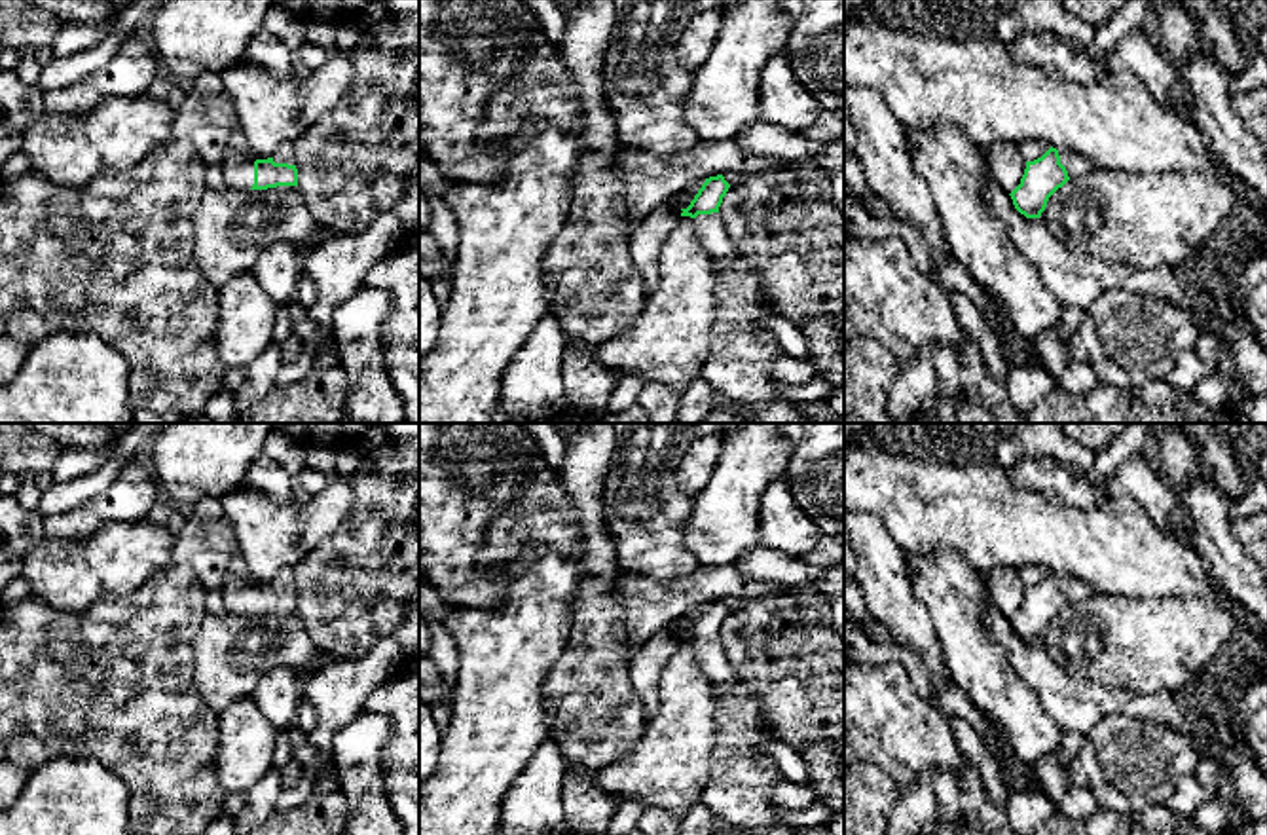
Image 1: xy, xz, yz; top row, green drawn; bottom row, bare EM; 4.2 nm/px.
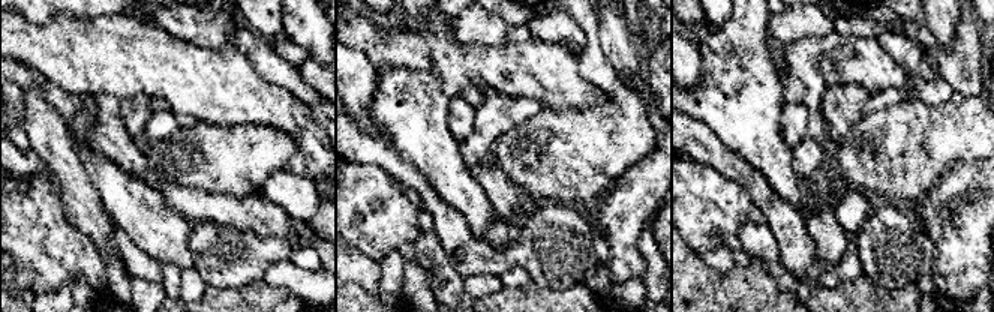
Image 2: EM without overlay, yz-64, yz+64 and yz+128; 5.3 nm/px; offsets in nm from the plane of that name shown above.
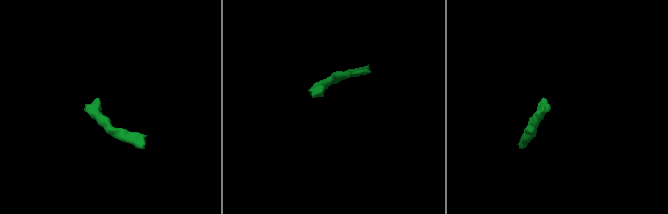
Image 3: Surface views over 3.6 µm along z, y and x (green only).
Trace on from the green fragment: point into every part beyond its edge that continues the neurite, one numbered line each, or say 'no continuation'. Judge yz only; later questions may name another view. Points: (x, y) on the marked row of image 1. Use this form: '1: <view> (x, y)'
1: yz (1078, 166)

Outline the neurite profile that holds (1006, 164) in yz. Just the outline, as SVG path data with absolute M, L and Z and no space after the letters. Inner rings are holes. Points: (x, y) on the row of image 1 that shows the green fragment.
M1003 142L988 148L988 169L992 178L1011 194L1019 184L1026 169L1026 159L1022 158L1015 142Z

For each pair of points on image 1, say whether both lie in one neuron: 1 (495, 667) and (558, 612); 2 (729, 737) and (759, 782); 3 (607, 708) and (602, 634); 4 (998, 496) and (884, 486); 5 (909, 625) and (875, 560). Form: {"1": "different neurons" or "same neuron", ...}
{"1": "same neuron", "2": "same neuron", "3": "same neuron", "4": "same neuron", "5": "same neuron"}

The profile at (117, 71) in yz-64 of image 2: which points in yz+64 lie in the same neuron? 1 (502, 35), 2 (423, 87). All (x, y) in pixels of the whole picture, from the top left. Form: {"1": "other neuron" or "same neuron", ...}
{"1": "other neuron", "2": "other neuron"}

